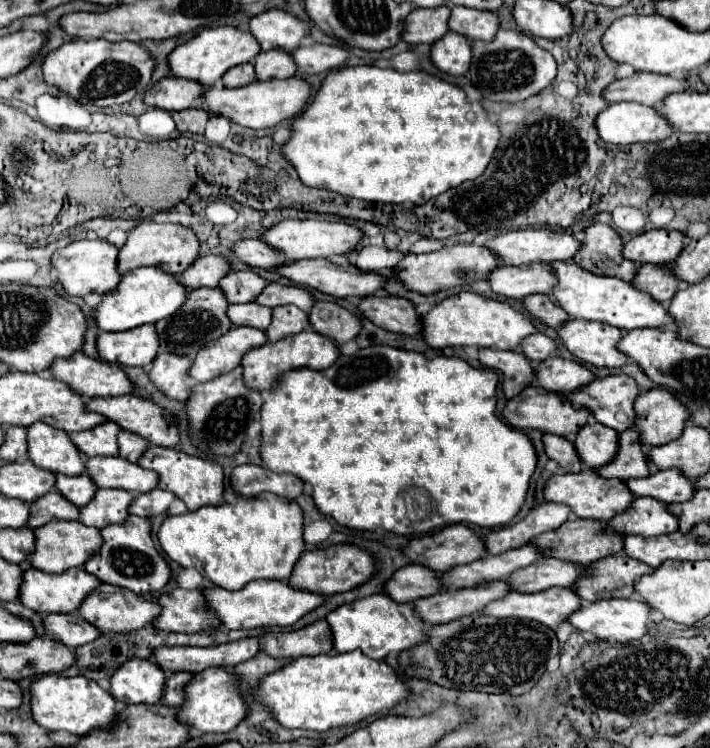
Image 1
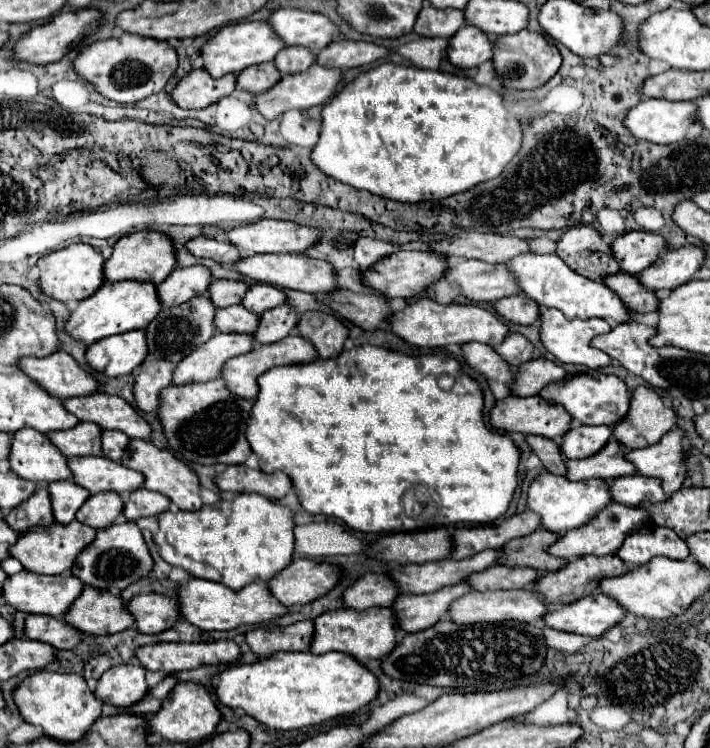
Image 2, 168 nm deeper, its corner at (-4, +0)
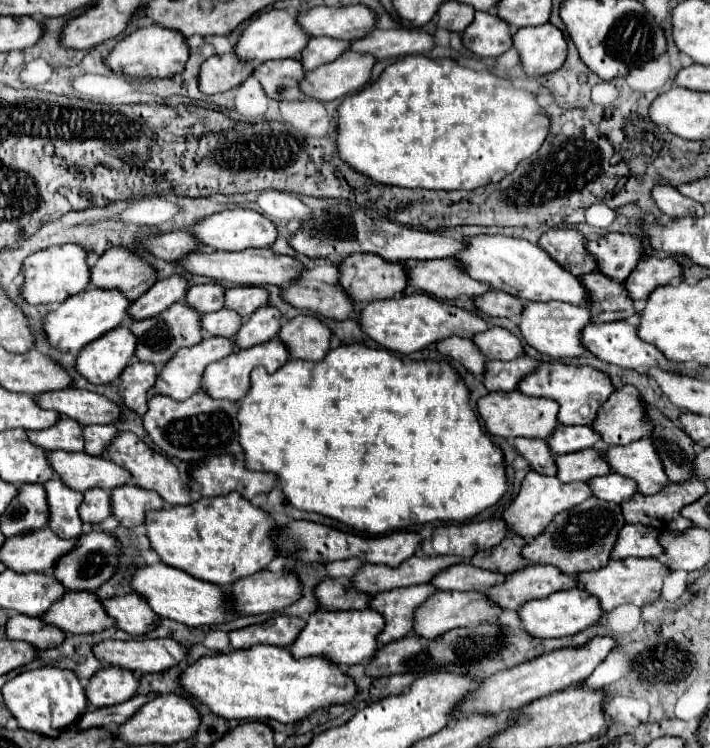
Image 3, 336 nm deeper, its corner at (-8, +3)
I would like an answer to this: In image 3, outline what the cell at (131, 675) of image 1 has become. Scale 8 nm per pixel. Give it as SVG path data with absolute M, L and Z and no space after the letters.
M109 665L91 677L89 685L85 687L85 693L93 707L109 707L129 701L131 697L135 697L137 689L139 677L135 677L133 671Z

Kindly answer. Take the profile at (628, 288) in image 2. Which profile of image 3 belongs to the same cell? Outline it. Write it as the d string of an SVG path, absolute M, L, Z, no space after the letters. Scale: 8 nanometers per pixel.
M595 271L583 275L583 285L587 287L591 297L589 309L593 315L593 323L621 321L635 315L635 305L629 299L629 293L625 291L623 283L601 275L601 271Z

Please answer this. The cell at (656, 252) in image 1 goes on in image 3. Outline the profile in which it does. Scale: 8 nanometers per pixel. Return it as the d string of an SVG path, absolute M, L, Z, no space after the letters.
M607 233L597 241L589 241L587 249L595 255L601 273L625 281L643 257L643 239L631 233Z

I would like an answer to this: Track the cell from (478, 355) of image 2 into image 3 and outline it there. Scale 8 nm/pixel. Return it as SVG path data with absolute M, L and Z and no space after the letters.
M449 337L437 343L437 351L441 355L447 355L455 361L459 361L467 371L471 371L477 377L483 377L487 361L481 351L477 351L477 345L471 339L461 339L461 337Z

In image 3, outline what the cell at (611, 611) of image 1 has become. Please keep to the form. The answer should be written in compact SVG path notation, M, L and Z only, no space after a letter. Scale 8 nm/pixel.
M575 587L569 591L557 591L549 595L547 599L535 599L531 603L525 603L519 609L519 617L523 621L523 627L533 637L565 637L575 635L591 625L597 625L601 619L601 603L597 597L589 595L585 589Z

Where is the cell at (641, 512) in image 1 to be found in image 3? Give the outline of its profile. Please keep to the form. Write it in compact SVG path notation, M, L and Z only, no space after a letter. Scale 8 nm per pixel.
M589 497L581 505L557 515L541 535L533 537L523 547L523 557L531 563L555 565L563 573L577 575L581 571L595 571L599 567L605 567L605 563L609 561L609 553L623 525L625 517L621 515L621 507L617 503Z

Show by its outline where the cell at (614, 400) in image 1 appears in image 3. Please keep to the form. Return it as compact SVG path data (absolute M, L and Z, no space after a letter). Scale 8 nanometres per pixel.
M543 363L537 367L535 373L527 375L519 383L519 391L531 397L547 397L561 405L559 421L563 425L591 425L597 417L599 407L609 399L615 391L611 379L593 367L577 367L577 365L563 365L563 363Z

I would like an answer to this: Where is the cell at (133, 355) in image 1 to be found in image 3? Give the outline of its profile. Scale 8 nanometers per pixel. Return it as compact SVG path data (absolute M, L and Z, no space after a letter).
M127 325L91 341L77 357L77 371L91 383L113 383L133 361L137 337Z

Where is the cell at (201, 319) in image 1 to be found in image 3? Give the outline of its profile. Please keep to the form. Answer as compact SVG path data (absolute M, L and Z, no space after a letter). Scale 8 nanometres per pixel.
M175 303L155 317L133 321L131 331L137 335L137 353L135 355L141 361L149 361L149 363L155 363L157 367L163 367L169 359L173 359L173 355L181 347L193 347L195 343L199 343L203 339L201 317L203 315L199 311L193 311L193 307L189 307L187 303Z

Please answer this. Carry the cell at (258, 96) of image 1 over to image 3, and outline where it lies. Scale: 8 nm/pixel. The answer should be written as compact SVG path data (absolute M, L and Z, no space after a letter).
M345 51L339 59L305 73L301 93L323 103L353 95L369 83L373 65L375 59L371 55Z

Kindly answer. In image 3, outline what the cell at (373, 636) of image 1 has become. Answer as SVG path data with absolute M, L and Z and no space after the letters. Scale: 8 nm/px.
M373 609L365 611L315 611L309 615L305 629L291 645L293 657L313 657L313 655L329 655L339 665L355 665L365 663L377 653L377 635L385 629L385 617L377 615Z

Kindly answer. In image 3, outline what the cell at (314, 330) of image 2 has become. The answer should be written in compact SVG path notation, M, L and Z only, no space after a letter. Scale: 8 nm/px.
M299 315L287 321L279 337L289 347L293 359L321 361L331 349L331 329L315 315Z

